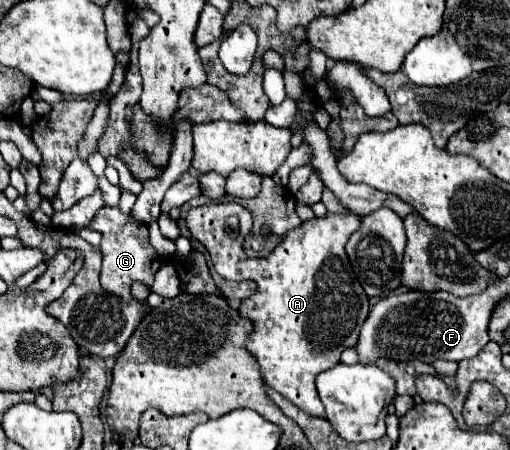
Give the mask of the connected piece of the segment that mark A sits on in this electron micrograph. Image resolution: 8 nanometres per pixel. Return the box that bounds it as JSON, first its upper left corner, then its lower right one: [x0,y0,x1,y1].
[186,202,368,418]

